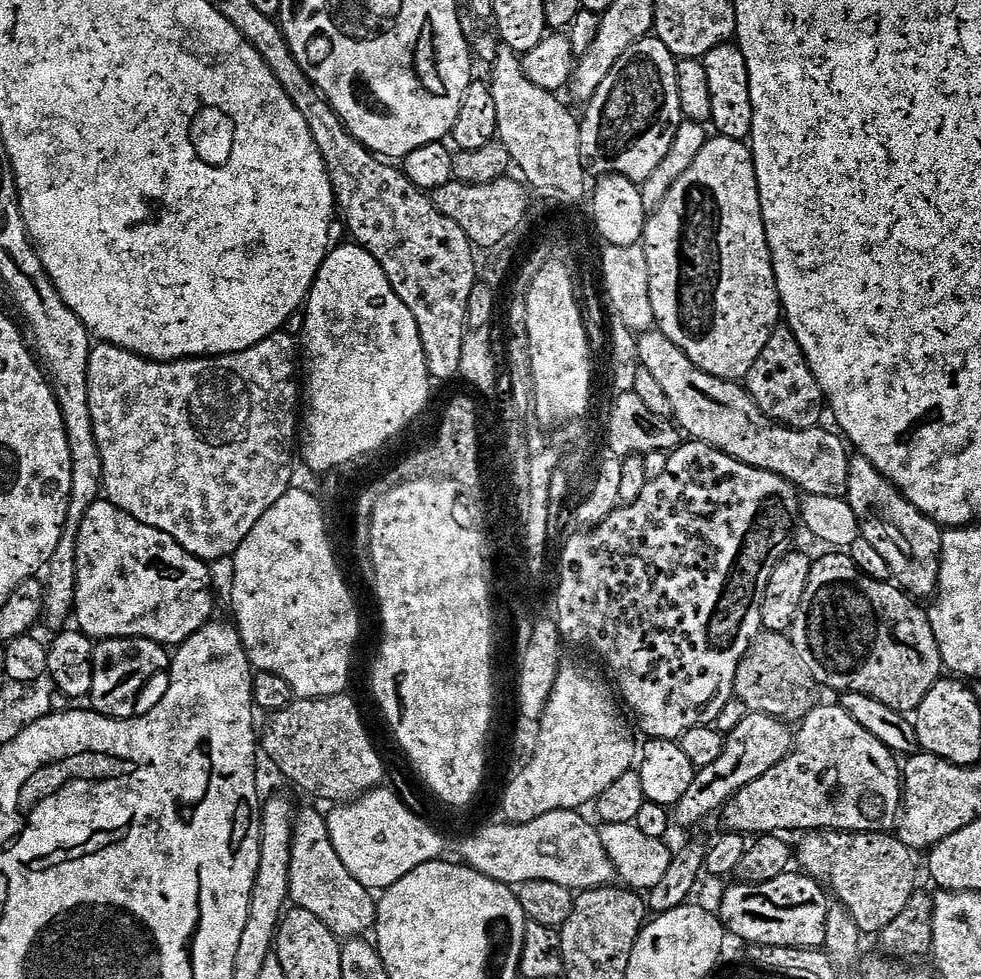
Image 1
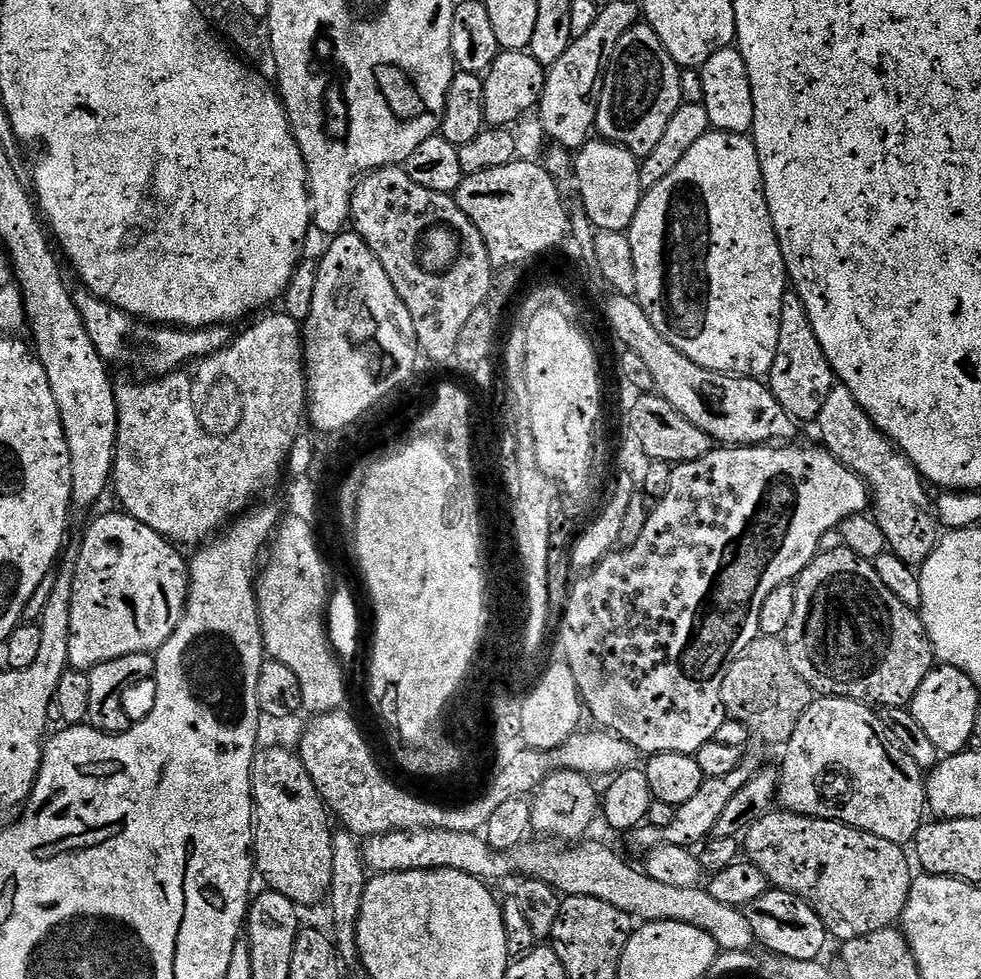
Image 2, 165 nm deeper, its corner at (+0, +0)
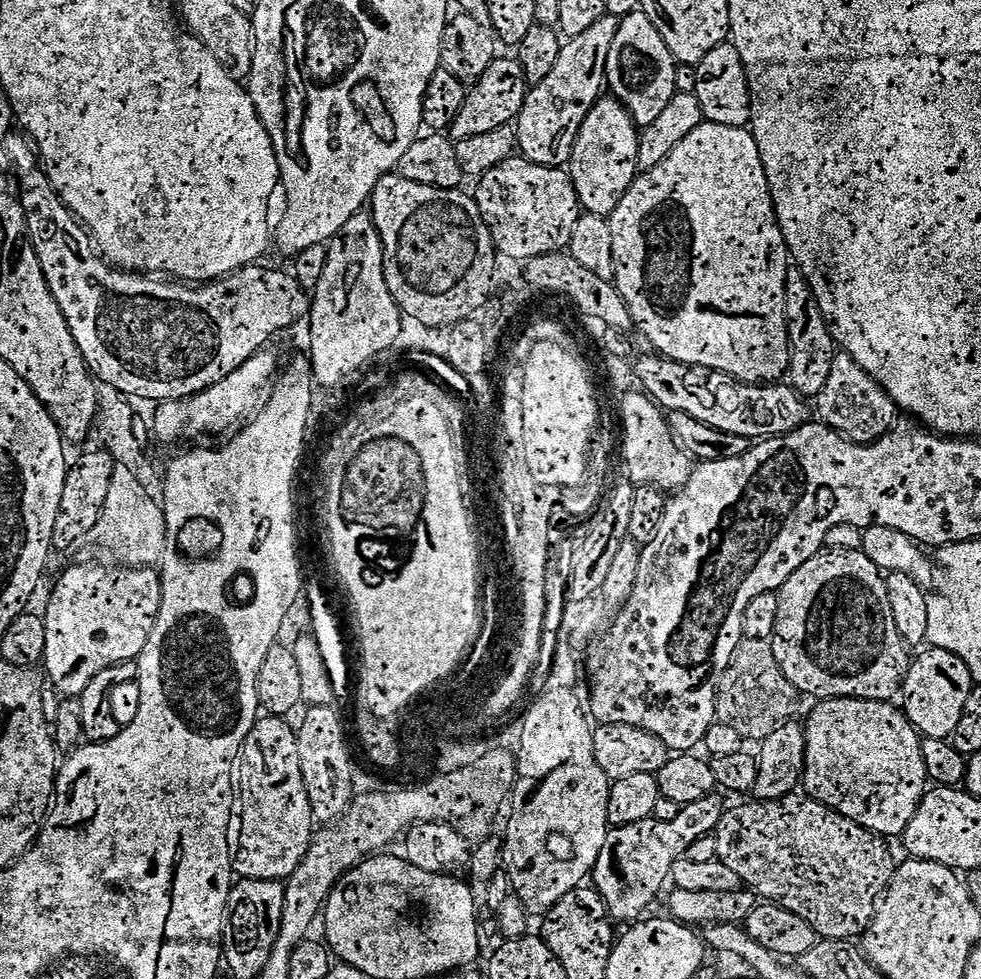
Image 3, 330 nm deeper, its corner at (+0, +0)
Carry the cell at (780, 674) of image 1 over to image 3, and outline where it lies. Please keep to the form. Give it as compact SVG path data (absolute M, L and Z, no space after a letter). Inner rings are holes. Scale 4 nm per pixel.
M745 638L741 640L732 658L732 665L728 667L728 672L720 684L720 692L716 696L716 718L726 726L734 726L735 730L749 741L762 742L767 736L774 734L774 730L778 730L795 717L792 715L799 710L800 700L802 701L801 693L788 681L788 673L778 662L771 643L767 640Z

